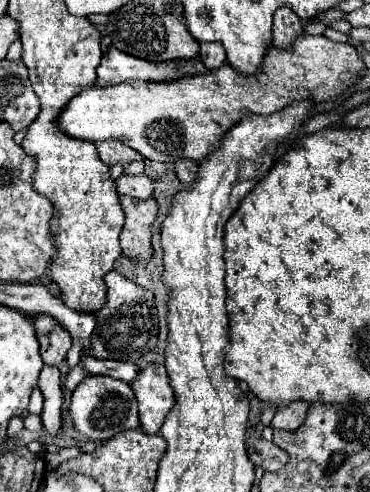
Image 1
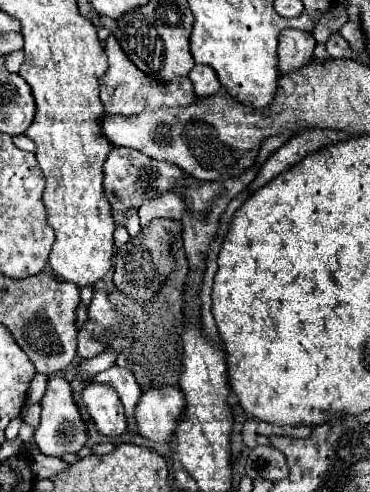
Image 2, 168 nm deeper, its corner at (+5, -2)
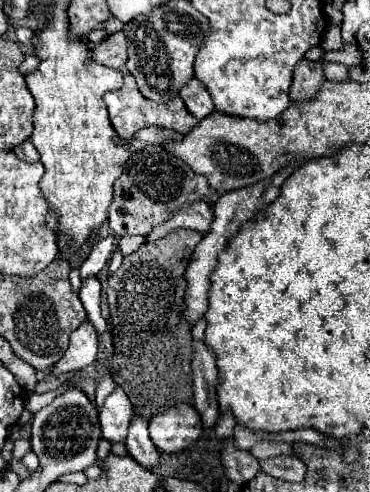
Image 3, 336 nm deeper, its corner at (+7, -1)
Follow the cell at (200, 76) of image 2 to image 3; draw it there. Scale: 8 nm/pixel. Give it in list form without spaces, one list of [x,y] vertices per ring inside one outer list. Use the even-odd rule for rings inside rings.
[[[190,78],[188,84],[180,90],[180,96],[184,98],[188,110],[198,118],[202,120],[206,114],[212,114],[214,112],[214,102],[212,102],[212,96],[210,92],[204,88],[202,82],[198,82],[198,78]]]

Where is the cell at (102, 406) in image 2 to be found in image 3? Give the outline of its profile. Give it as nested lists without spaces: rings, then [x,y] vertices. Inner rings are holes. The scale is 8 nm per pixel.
[[[114,390],[100,408],[100,426],[102,434],[108,442],[124,442],[124,434],[128,428],[132,416],[132,404],[128,402],[128,396],[124,390]]]

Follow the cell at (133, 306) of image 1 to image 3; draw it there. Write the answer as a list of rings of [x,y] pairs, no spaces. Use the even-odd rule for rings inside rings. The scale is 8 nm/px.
[[[84,320],[82,326],[70,334],[68,350],[64,352],[60,362],[56,362],[56,366],[52,368],[52,374],[60,376],[60,374],[78,372],[86,368],[96,360],[96,346],[98,346],[96,328],[90,320]]]

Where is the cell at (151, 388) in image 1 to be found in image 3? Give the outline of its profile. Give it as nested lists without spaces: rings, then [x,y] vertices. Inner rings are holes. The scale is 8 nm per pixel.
[[[182,402],[152,416],[148,430],[154,446],[170,454],[196,442],[202,432],[202,422],[200,414],[188,402]]]

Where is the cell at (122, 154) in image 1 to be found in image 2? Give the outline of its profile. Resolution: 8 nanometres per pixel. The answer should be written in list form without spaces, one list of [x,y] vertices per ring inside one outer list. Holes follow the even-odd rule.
[[[114,147],[108,159],[104,161],[104,187],[106,187],[106,199],[110,201],[110,211],[114,221],[118,225],[126,225],[126,211],[138,209],[146,199],[154,199],[154,195],[158,195],[160,191],[174,191],[176,187],[182,187],[186,177],[188,175],[176,165],[150,159],[148,155],[136,149]]]

